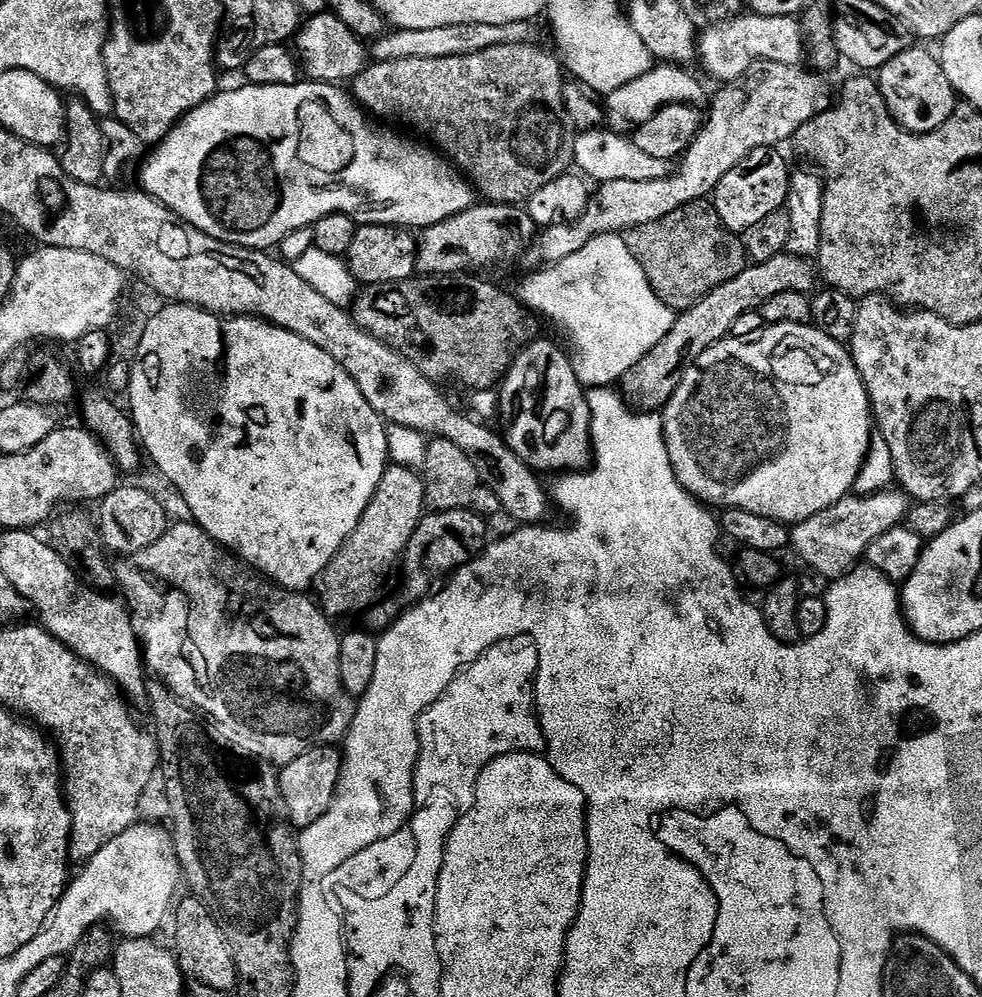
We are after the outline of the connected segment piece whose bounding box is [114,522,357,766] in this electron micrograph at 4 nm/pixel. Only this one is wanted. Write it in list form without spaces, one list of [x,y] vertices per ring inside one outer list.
[[[173,523],[164,531],[162,538],[154,542],[154,546],[146,546],[146,550],[138,550],[133,556],[117,559],[114,564],[114,584],[117,589],[120,587],[119,595],[128,604],[135,620],[136,634],[147,671],[161,684],[165,684],[178,699],[192,705],[212,723],[227,730],[240,748],[251,756],[267,760],[273,766],[294,762],[300,755],[306,754],[317,745],[335,745],[343,741],[356,716],[357,701],[342,686],[342,673],[338,670],[341,633],[336,632],[335,626],[332,625],[335,623],[315,599],[307,600],[307,595],[290,592],[269,582],[265,577],[245,567],[227,548],[221,548],[197,524],[187,523]]]

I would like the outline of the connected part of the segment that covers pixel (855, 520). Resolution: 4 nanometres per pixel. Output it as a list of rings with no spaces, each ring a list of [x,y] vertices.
[[[885,490],[875,492],[872,496],[857,496],[849,494],[843,500],[839,500],[834,506],[830,506],[824,512],[800,521],[790,532],[790,548],[800,555],[804,564],[809,564],[820,576],[825,576],[825,581],[831,582],[840,579],[856,560],[856,556],[863,557],[867,553],[870,542],[882,534],[886,534],[891,528],[897,527],[909,515],[910,500],[903,491]]]

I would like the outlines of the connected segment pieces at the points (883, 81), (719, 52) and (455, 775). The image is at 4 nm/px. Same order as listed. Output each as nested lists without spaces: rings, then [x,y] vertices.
[[[910,46],[902,54],[898,54],[884,67],[879,69],[878,83],[884,104],[892,119],[907,132],[933,132],[942,126],[952,115],[958,103],[958,97],[946,74],[942,70],[939,59],[932,56],[924,48]]]
[[[745,14],[735,16],[721,24],[707,25],[698,36],[698,60],[719,82],[731,82],[746,74],[761,60],[762,62],[782,62],[799,65],[806,56],[804,31],[795,16],[770,18]]]
[[[515,636],[509,640],[498,640],[488,645],[483,654],[469,664],[467,668],[457,672],[447,690],[420,715],[416,724],[416,733],[420,739],[420,753],[414,770],[414,791],[425,797],[427,803],[423,812],[432,812],[432,816],[424,816],[424,820],[416,820],[416,832],[424,828],[424,832],[432,832],[436,828],[436,820],[444,824],[444,818],[460,820],[476,800],[476,783],[482,770],[494,758],[505,756],[511,752],[545,751],[544,731],[540,718],[536,715],[536,671],[540,665],[538,646],[534,640],[526,636]]]

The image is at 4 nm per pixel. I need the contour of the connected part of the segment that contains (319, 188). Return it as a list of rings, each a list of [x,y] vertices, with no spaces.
[[[301,82],[290,86],[243,86],[233,92],[221,91],[204,104],[197,106],[188,113],[159,144],[151,149],[152,152],[143,161],[144,169],[140,172],[143,191],[152,195],[159,204],[165,204],[173,214],[180,216],[187,224],[210,234],[210,238],[218,238],[227,244],[237,244],[239,248],[254,248],[257,250],[272,250],[290,234],[299,228],[312,228],[320,219],[328,215],[346,215],[357,225],[362,224],[394,224],[409,230],[423,230],[450,218],[454,214],[462,214],[462,210],[477,203],[478,196],[471,184],[439,151],[431,147],[423,148],[388,126],[381,126],[370,119],[355,99],[343,87],[335,84],[319,82]]]

